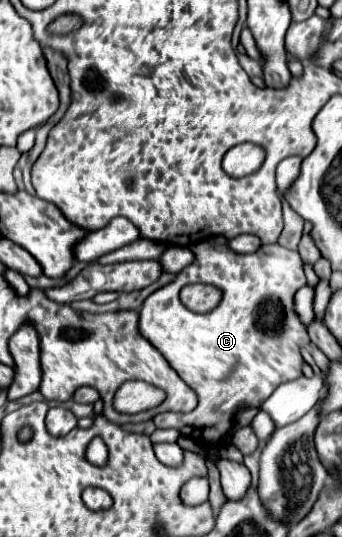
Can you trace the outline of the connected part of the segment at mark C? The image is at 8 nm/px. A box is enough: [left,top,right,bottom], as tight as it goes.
[139,237,309,443]

